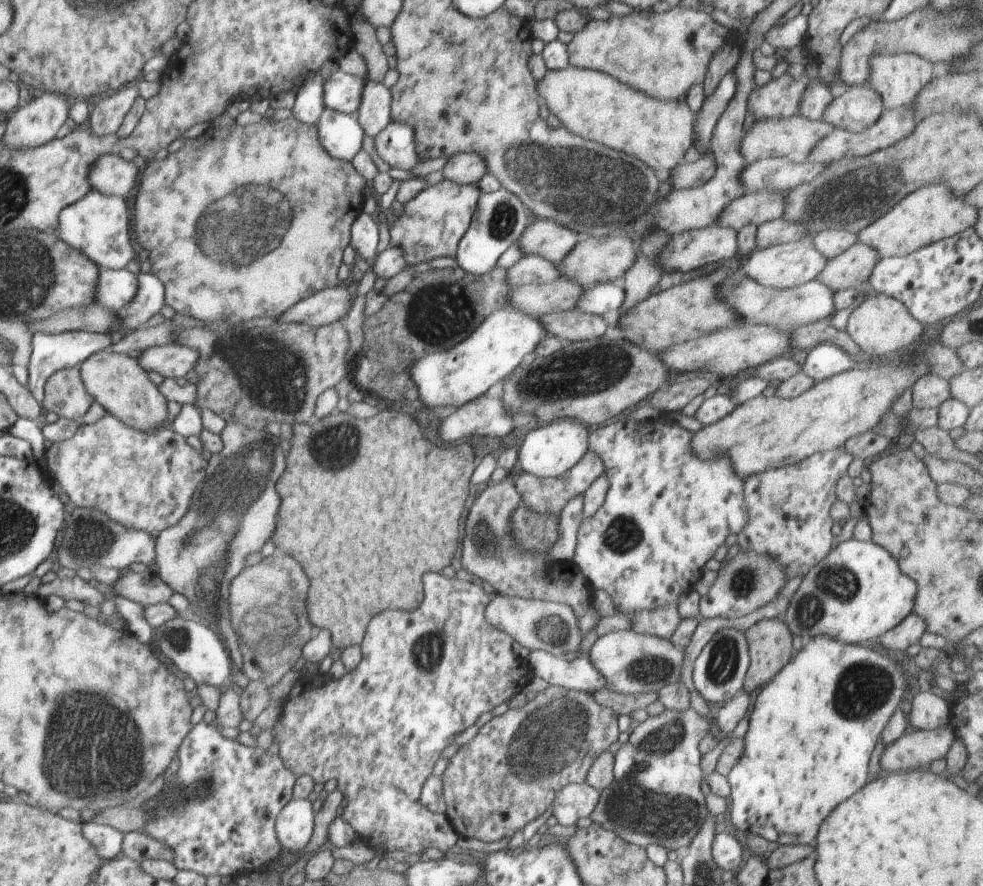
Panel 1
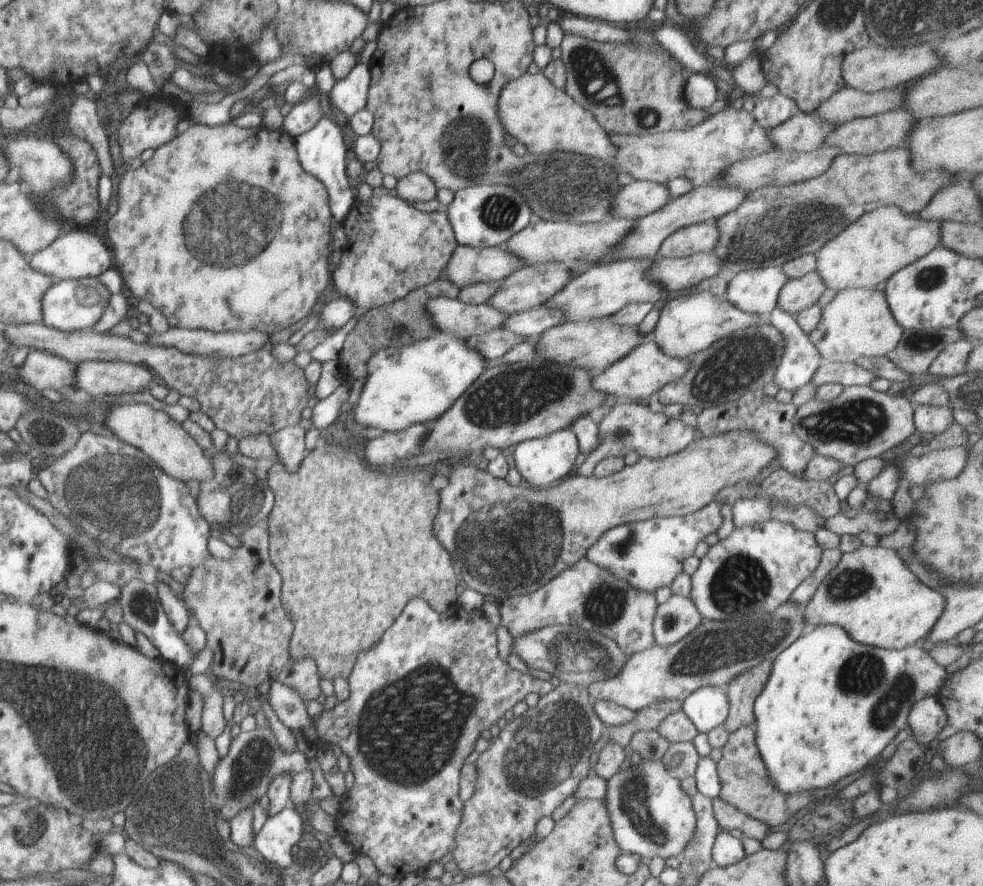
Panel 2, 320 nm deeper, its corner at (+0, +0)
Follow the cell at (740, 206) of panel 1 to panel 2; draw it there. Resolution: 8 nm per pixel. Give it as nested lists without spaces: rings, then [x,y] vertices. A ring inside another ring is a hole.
[[[715,220],[682,227],[673,232],[658,249],[658,255],[671,259],[710,253],[717,245],[719,230]]]

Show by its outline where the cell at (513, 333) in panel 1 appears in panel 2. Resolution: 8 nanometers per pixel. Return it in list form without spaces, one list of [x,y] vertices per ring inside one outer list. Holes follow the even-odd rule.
[[[444,333],[433,334],[427,339],[401,347],[378,347],[367,360],[367,379],[360,391],[358,402],[352,407],[354,420],[362,428],[378,428],[389,433],[404,430],[412,425],[422,425],[430,420],[435,421],[460,395],[466,392],[486,366],[490,365],[477,351],[468,347],[464,339],[446,336]]]

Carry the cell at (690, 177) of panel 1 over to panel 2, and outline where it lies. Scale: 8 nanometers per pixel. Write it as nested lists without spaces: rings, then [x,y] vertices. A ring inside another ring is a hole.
[[[632,181],[615,194],[615,200],[611,200],[608,219],[635,221],[656,212],[670,200],[666,185],[652,181]]]

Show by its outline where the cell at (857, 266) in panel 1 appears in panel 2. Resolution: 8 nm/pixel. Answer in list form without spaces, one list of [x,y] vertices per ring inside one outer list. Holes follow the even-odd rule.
[[[816,271],[790,279],[778,293],[777,307],[796,316],[800,311],[816,304],[825,289],[826,286]]]

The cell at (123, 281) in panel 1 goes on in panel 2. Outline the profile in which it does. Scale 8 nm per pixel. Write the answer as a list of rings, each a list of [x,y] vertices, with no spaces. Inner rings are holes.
[[[98,277],[56,281],[43,296],[41,302],[43,317],[40,323],[64,332],[81,331],[88,326],[93,327],[102,316],[111,295],[106,287],[100,283]]]

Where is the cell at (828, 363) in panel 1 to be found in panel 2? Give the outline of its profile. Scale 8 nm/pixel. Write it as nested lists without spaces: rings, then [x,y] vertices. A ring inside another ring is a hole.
[[[776,307],[766,319],[783,336],[781,362],[772,380],[778,388],[794,393],[811,382],[824,360],[810,337],[798,326],[796,316]]]

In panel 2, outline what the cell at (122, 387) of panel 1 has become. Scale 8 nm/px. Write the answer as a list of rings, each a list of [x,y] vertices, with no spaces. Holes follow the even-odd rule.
[[[124,403],[120,408],[112,408],[107,412],[105,425],[112,430],[116,438],[141,450],[158,468],[184,484],[188,484],[190,480],[206,483],[215,475],[213,461],[204,457],[198,443],[165,411],[154,410],[147,404]]]

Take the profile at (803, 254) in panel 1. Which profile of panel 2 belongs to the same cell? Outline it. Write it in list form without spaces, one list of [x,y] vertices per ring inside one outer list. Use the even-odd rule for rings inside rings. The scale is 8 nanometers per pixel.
[[[754,267],[730,279],[724,297],[742,312],[766,319],[777,307],[778,293],[788,280],[780,267]]]

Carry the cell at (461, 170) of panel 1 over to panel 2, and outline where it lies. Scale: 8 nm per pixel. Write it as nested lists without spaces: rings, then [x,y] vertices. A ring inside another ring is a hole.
[[[415,172],[397,180],[396,194],[408,204],[428,202],[436,199],[435,182],[426,173]]]

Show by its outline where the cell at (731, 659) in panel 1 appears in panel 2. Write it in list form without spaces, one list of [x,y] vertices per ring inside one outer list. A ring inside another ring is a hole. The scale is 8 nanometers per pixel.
[[[706,682],[683,700],[681,710],[699,733],[707,735],[714,728],[724,726],[729,711],[727,685],[716,688]]]

